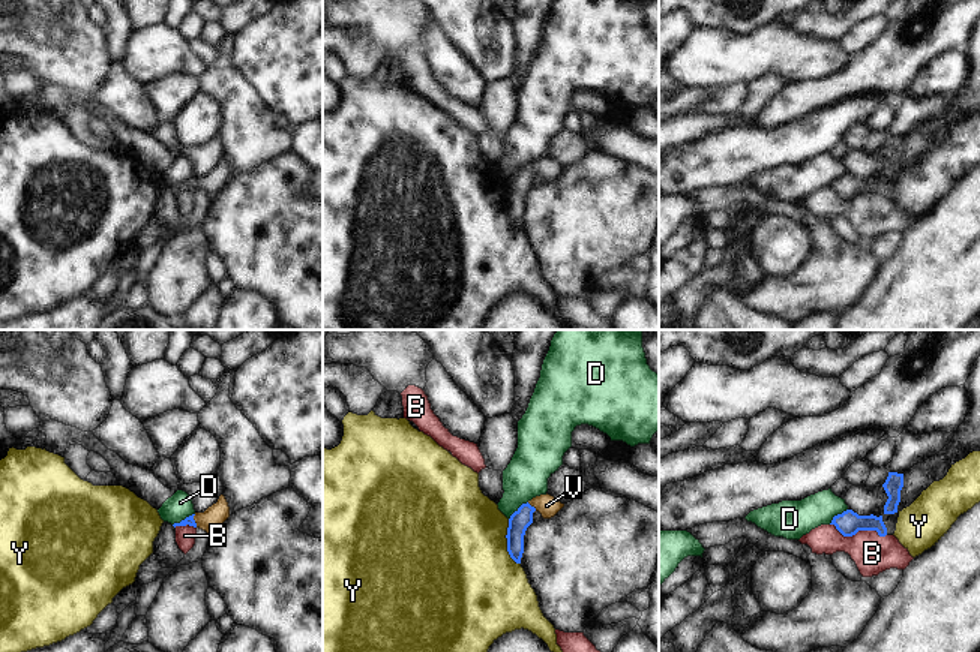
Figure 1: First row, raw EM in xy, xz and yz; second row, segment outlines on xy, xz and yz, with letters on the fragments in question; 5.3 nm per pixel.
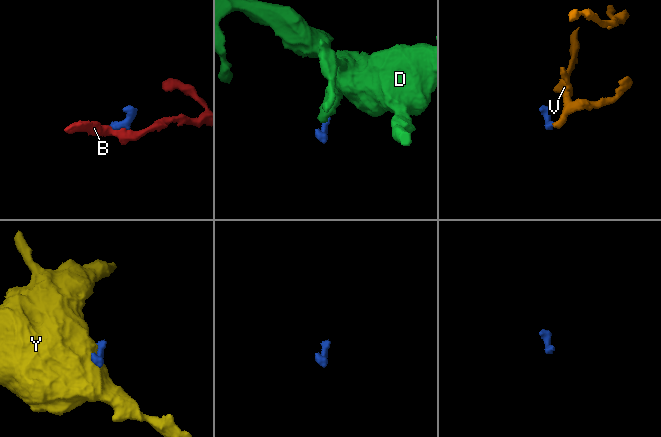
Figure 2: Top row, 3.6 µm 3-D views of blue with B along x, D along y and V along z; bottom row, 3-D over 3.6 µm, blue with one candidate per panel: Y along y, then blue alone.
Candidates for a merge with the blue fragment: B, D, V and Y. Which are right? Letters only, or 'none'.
V

